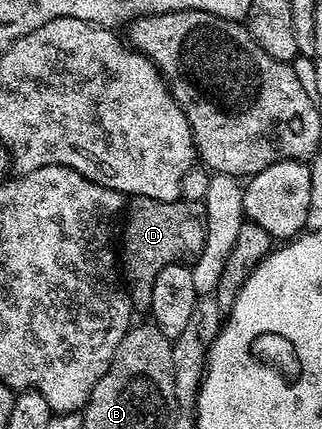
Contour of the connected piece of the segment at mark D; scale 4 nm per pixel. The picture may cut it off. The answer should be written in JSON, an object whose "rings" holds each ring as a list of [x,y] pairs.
{"rings":[[[132,197],[123,212],[125,229],[119,232],[119,268],[134,309],[149,312],[151,284],[163,266],[192,261],[203,250],[205,205],[200,199],[182,198],[159,202],[155,198]]]}

